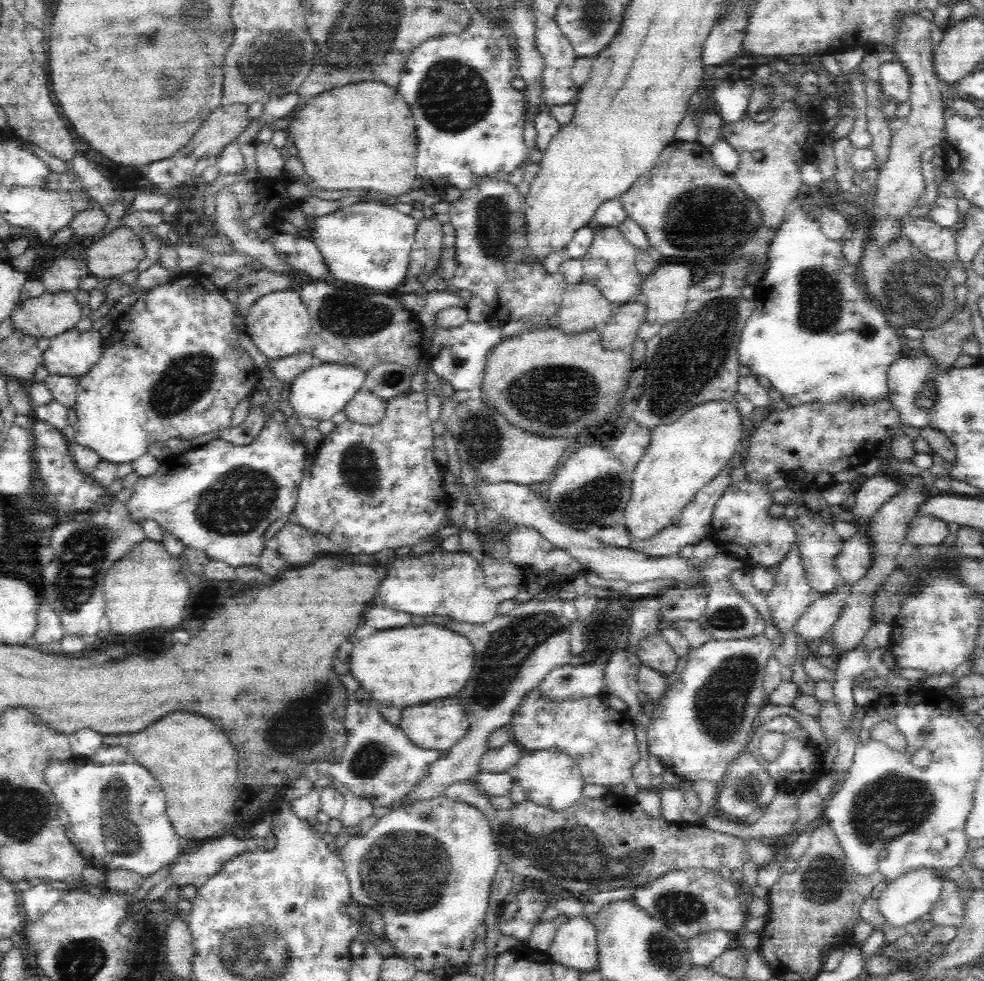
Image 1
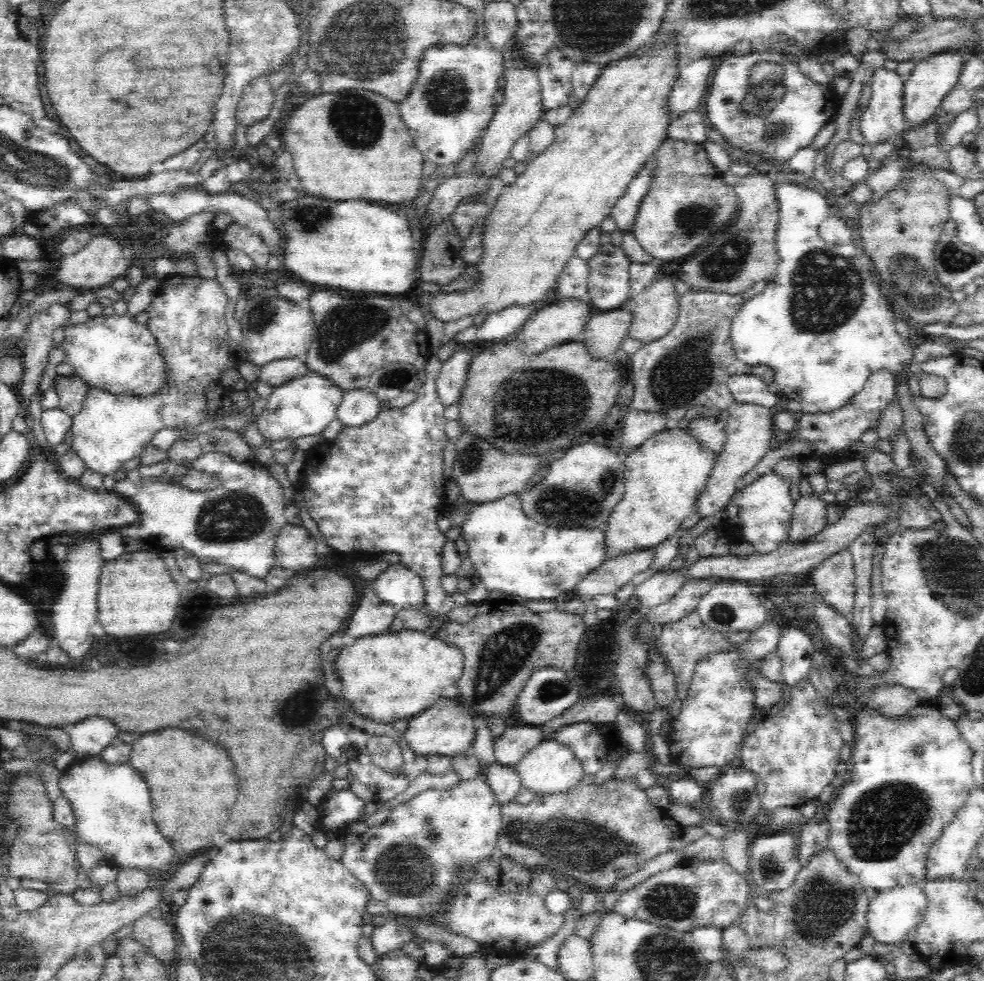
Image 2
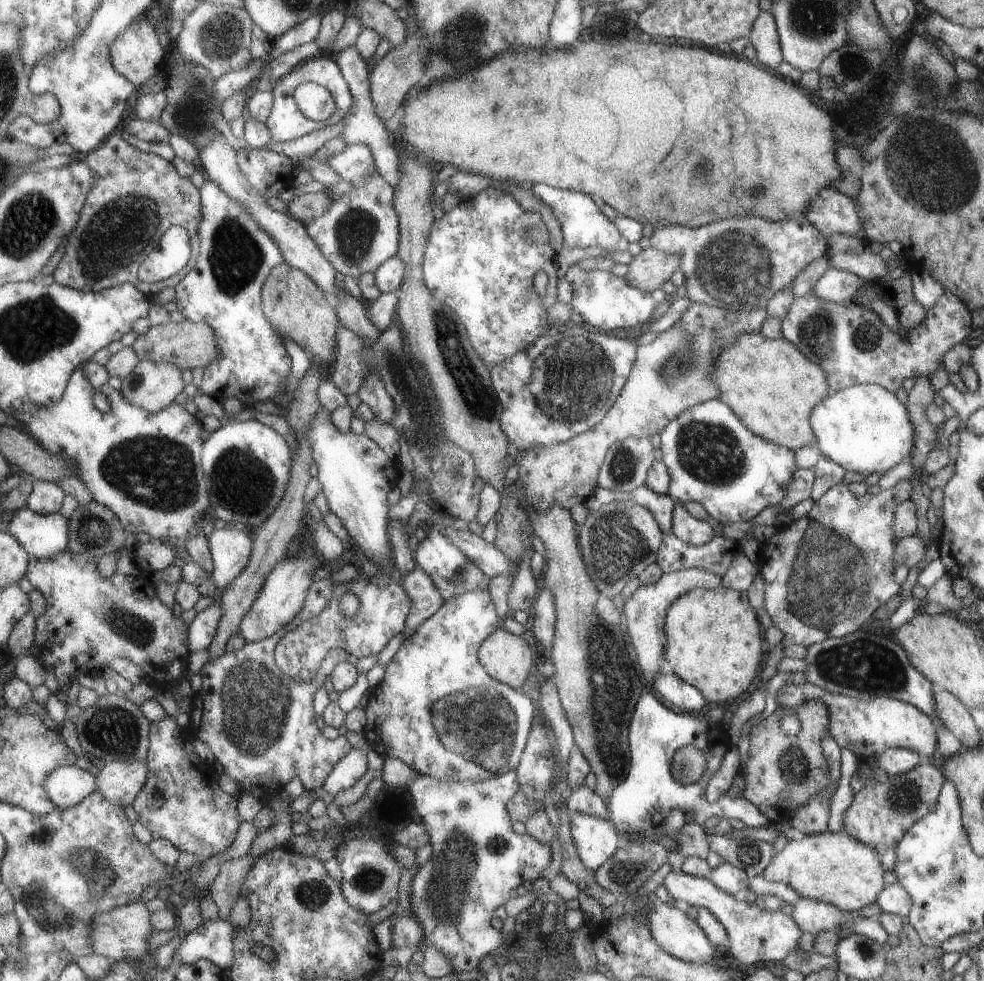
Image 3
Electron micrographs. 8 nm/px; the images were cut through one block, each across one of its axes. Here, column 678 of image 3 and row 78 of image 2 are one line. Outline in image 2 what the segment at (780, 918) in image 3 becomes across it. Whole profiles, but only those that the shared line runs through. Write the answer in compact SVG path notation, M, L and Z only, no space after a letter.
M877 68L870 78L871 99L860 117L860 130L865 142L878 144L882 140L893 140L894 136L907 127L904 118L905 78L896 70Z

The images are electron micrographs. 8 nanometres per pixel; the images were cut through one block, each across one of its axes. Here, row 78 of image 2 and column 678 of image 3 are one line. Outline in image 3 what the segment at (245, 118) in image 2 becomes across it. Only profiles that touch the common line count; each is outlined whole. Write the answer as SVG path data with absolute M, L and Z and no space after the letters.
M653 247L641 249L626 264L627 274L623 277L630 287L643 292L659 288L680 268L680 256L667 254Z

